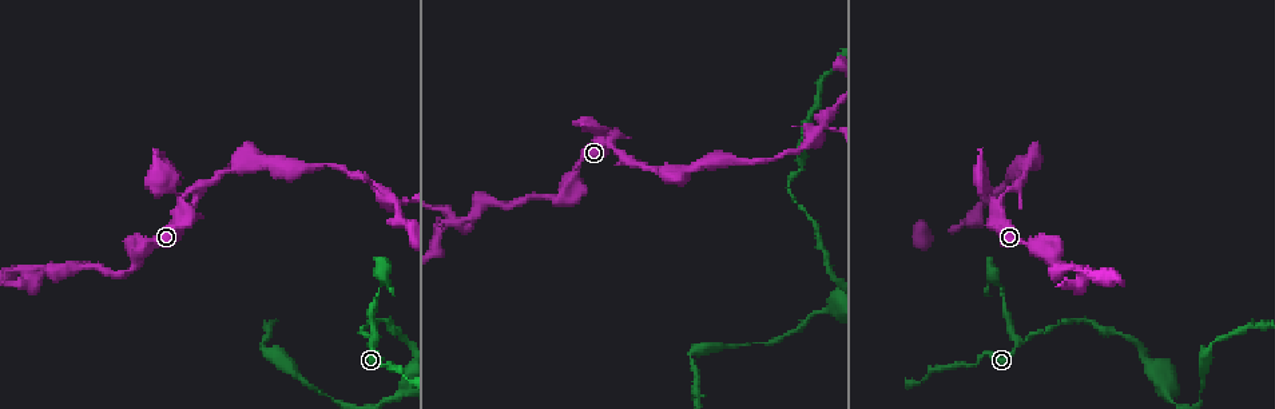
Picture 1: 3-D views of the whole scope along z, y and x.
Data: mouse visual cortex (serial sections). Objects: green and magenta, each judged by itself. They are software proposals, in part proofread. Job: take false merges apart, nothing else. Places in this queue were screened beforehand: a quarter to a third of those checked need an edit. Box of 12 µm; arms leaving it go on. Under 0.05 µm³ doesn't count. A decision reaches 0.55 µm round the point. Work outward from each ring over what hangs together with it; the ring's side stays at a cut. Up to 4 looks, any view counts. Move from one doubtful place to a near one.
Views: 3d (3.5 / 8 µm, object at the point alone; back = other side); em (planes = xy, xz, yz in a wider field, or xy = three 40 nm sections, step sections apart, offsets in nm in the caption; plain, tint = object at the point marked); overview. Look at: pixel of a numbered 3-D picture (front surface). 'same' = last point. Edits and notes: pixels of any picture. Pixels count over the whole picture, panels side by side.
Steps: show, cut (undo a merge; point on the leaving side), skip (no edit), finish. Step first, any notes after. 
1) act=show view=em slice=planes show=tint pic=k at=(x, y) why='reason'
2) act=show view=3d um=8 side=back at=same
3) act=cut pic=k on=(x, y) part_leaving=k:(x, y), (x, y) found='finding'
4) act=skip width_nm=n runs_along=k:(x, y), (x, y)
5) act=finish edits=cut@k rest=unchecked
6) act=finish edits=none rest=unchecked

act=show view=3d um=3.5 pic=1 at=(1001, 290) why='a narrow waist'

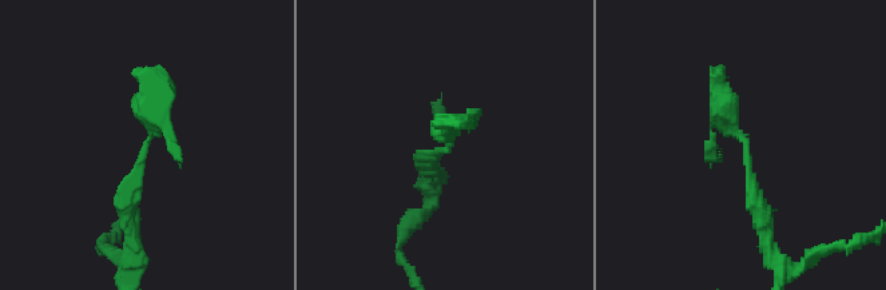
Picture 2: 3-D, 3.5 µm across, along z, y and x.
act=show view=em slice=xy step=3 show=tint pic=2 at=(149, 144) why='need the tissue'

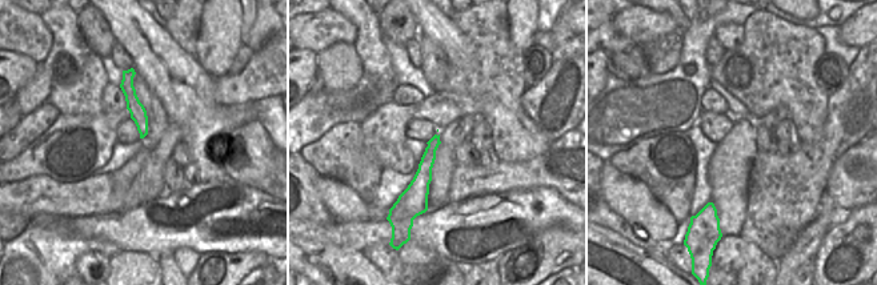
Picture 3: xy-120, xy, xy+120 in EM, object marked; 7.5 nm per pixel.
act=skip found='all the same cell'

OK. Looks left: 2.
act=show view=em slice=xy step=5 show=tint pic=1 at=(610, 140) why='branch point'

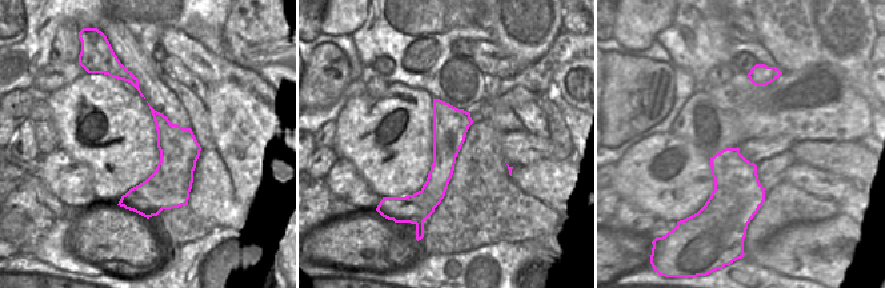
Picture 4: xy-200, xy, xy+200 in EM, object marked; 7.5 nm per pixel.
act=show view=3d um=3.5 at=same why='wider look'

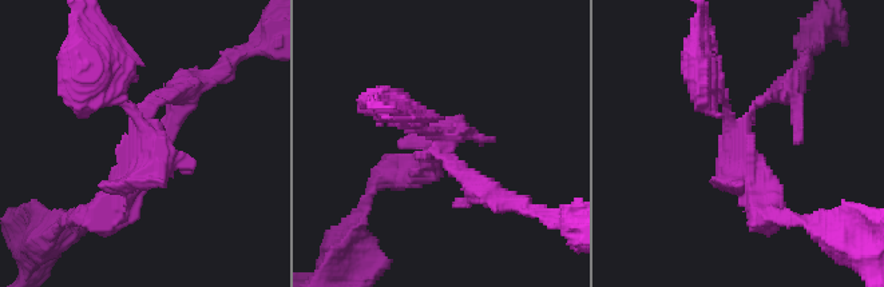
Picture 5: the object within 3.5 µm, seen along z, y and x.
act=skip arms=3 runs_along=4:(436, 102), (444, 163), (423, 207) found='one cell here'

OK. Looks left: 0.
act=finish edits=none rest=unchecked

